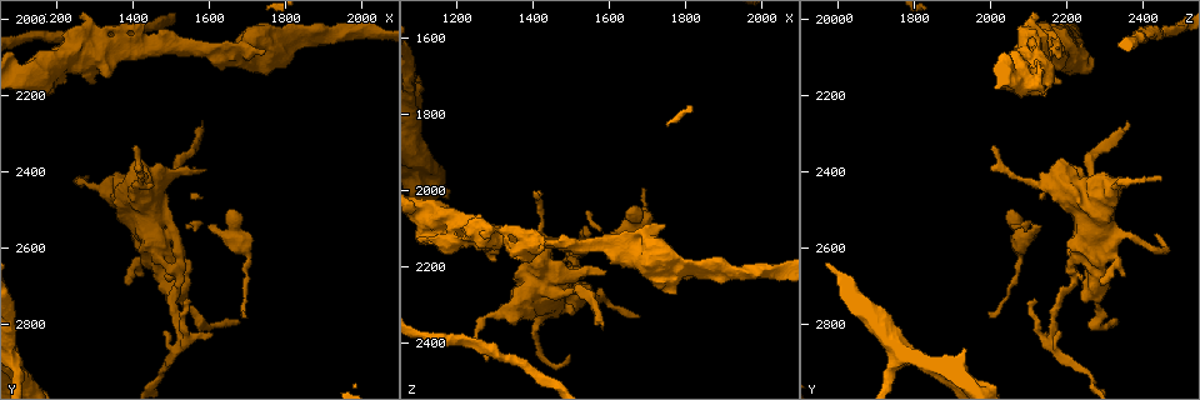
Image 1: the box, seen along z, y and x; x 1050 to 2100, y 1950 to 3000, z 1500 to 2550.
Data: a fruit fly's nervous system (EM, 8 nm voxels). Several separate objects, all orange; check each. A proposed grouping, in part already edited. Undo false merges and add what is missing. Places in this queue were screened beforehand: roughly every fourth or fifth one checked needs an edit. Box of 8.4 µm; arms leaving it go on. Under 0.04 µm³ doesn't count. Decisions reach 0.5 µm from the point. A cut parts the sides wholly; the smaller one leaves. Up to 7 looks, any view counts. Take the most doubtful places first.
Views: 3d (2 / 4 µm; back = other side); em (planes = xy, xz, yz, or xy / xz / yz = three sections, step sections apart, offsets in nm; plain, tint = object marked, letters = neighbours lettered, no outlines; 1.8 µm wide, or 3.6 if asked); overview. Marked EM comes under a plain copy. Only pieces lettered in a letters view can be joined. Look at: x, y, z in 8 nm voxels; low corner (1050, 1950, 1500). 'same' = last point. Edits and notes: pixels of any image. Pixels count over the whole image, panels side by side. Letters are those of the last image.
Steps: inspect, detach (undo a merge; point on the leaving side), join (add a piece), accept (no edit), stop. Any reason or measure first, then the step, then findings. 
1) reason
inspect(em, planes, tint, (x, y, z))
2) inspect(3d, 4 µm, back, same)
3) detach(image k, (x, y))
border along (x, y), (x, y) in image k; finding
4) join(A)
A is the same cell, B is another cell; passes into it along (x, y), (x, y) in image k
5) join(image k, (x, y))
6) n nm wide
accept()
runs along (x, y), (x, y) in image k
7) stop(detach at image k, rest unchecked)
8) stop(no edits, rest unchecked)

branch point
inspect(em, yz, step 4, letters, (1505, 2665, 2270))

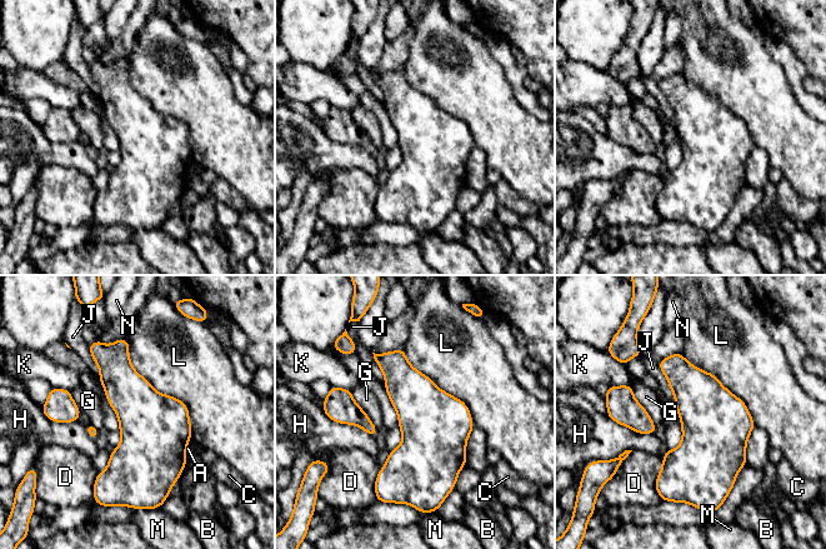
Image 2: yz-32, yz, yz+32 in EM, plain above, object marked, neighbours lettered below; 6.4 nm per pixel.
L touches over 750 nm
accept()
A, B, C, D, G, H, J, K, L, M and N are other cells; one neuron here

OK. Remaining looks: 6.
thick end
inspect(3d, 4 µm, (1215, 2045, 2095))

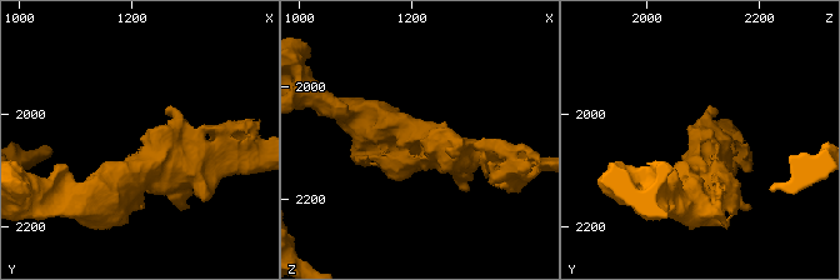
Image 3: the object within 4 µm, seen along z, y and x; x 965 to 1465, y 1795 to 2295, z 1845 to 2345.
inspect(em, planes, letters, (1215, 2040, 2095))

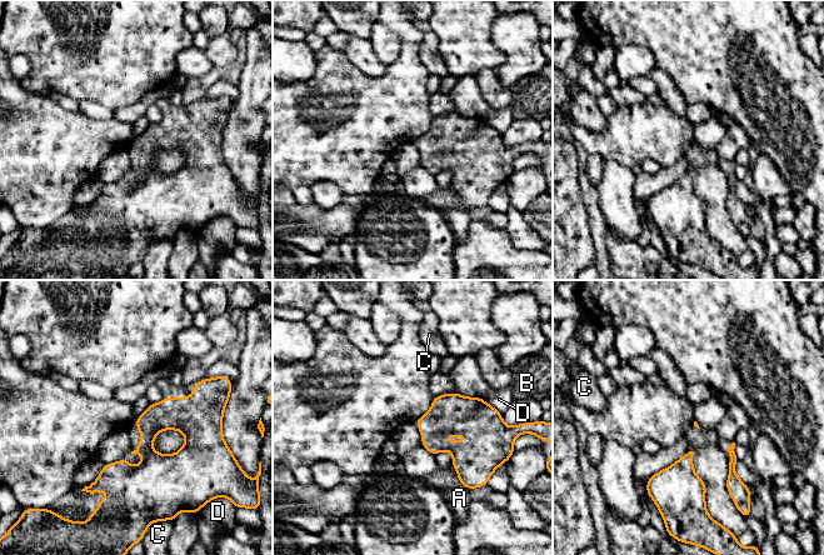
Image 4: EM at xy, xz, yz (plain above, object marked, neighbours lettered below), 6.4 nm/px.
D touches over 150 nm
accept()
A, B, C and D are other cells; none of them fits

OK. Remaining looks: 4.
thin end
inspect(em, planes, letters, (1270, 2425, 2450))

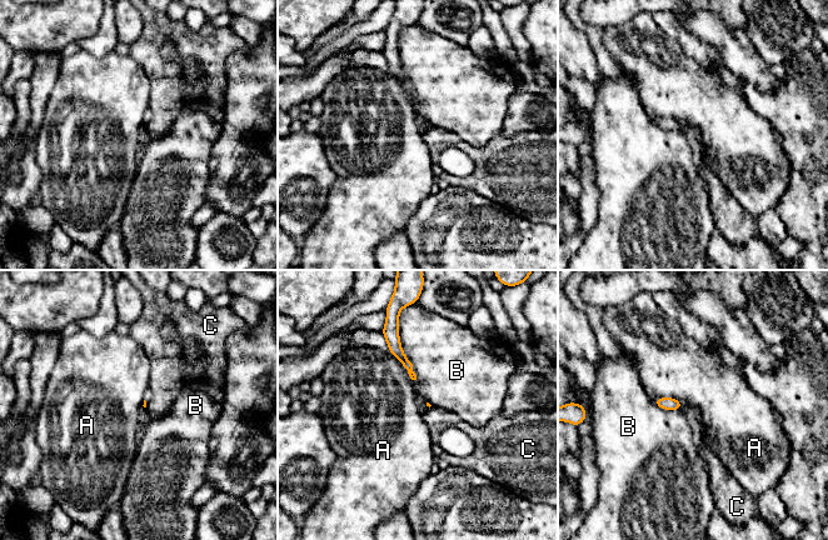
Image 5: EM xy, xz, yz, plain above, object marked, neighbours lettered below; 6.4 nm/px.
B touches over 380 nm
accept()
A, B and C are other cells; border along (656, 396), (673, 396), (683, 408) in image 5; none of them fits

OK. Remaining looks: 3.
stop(no edits, rest unchecked)

